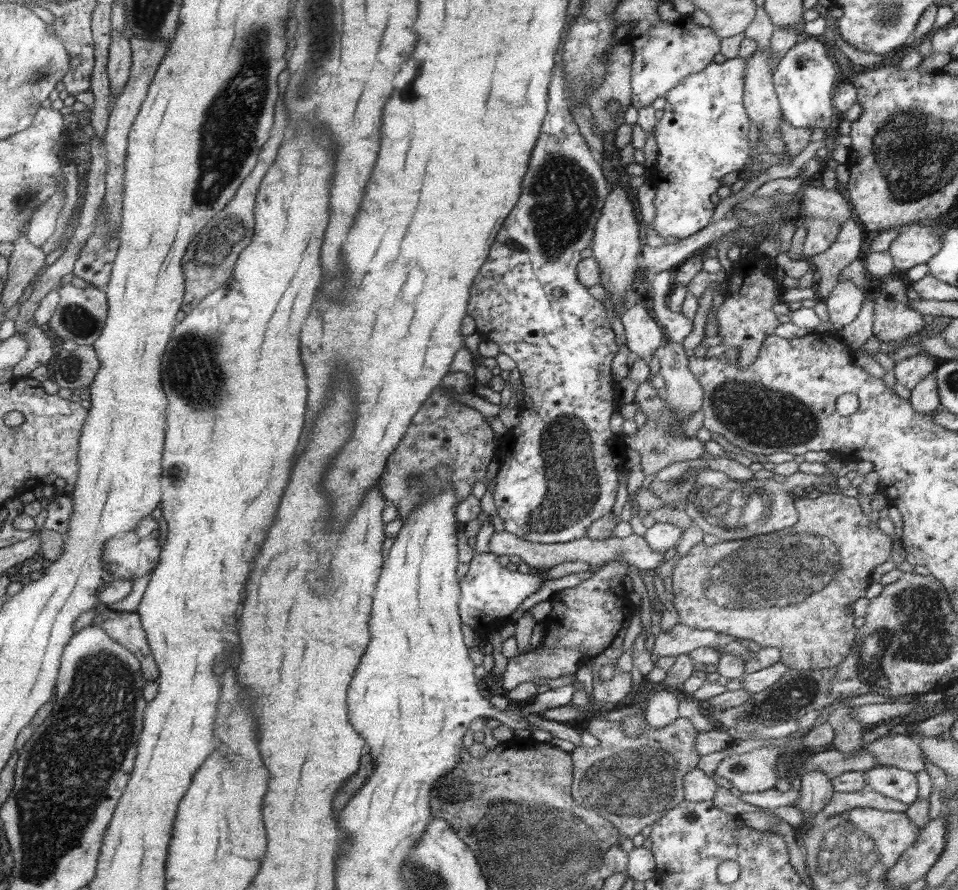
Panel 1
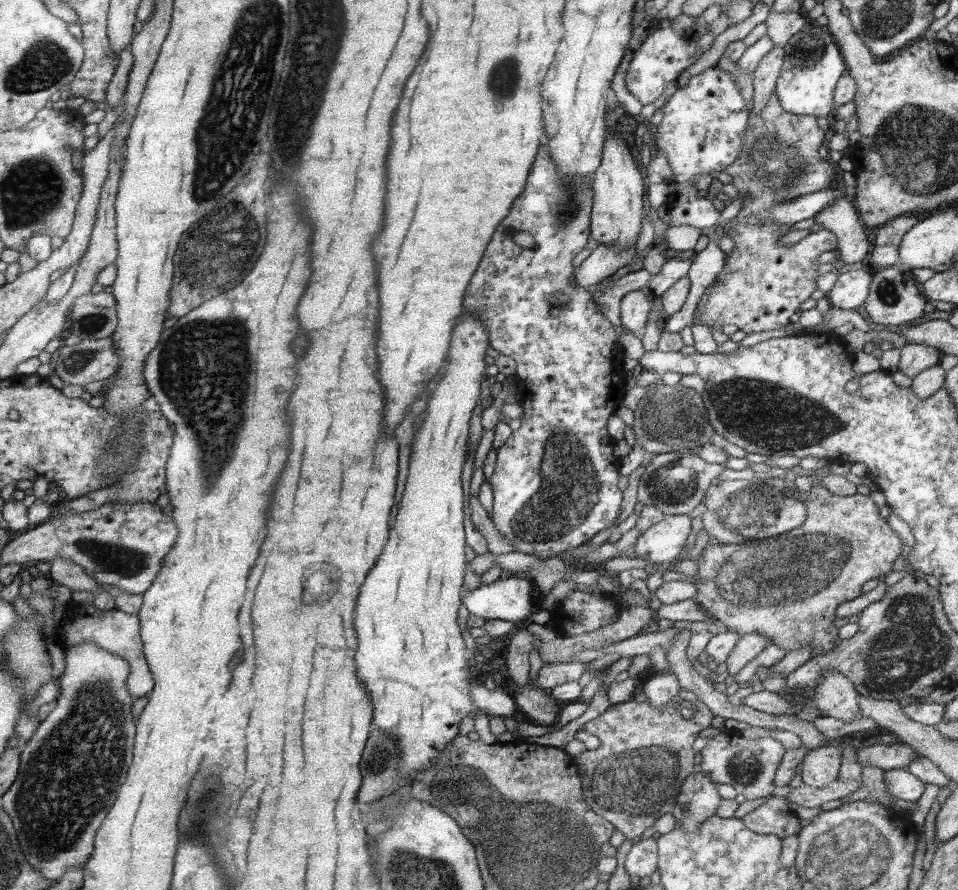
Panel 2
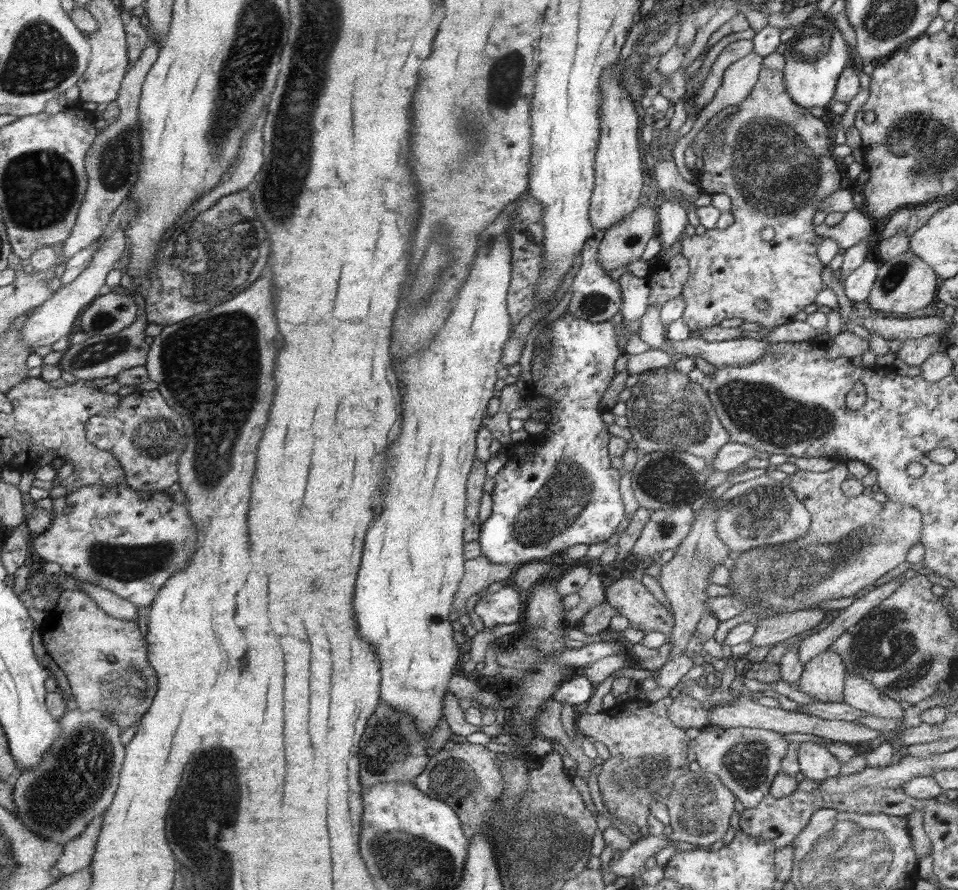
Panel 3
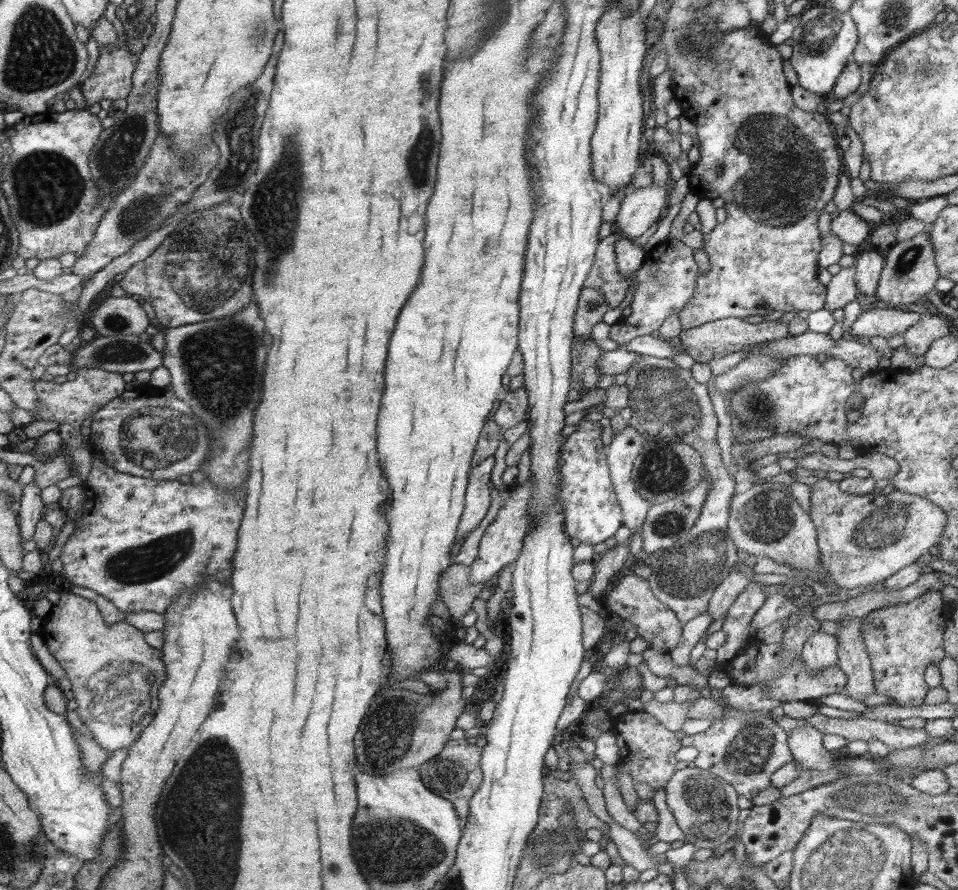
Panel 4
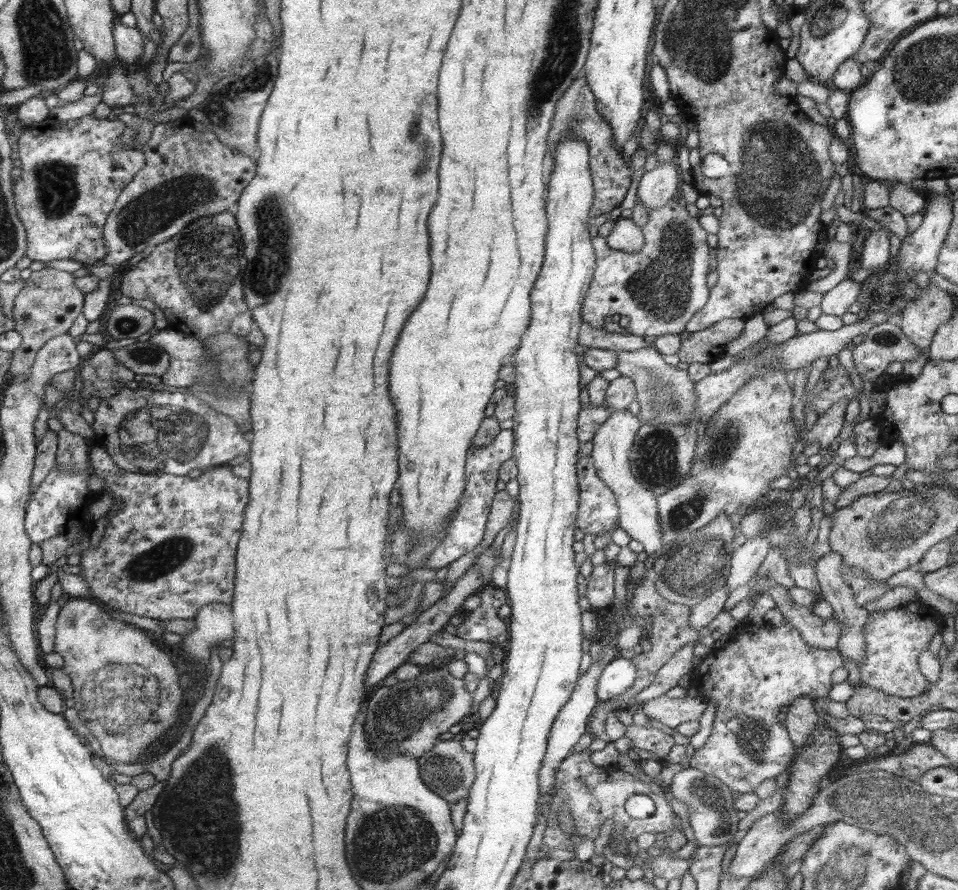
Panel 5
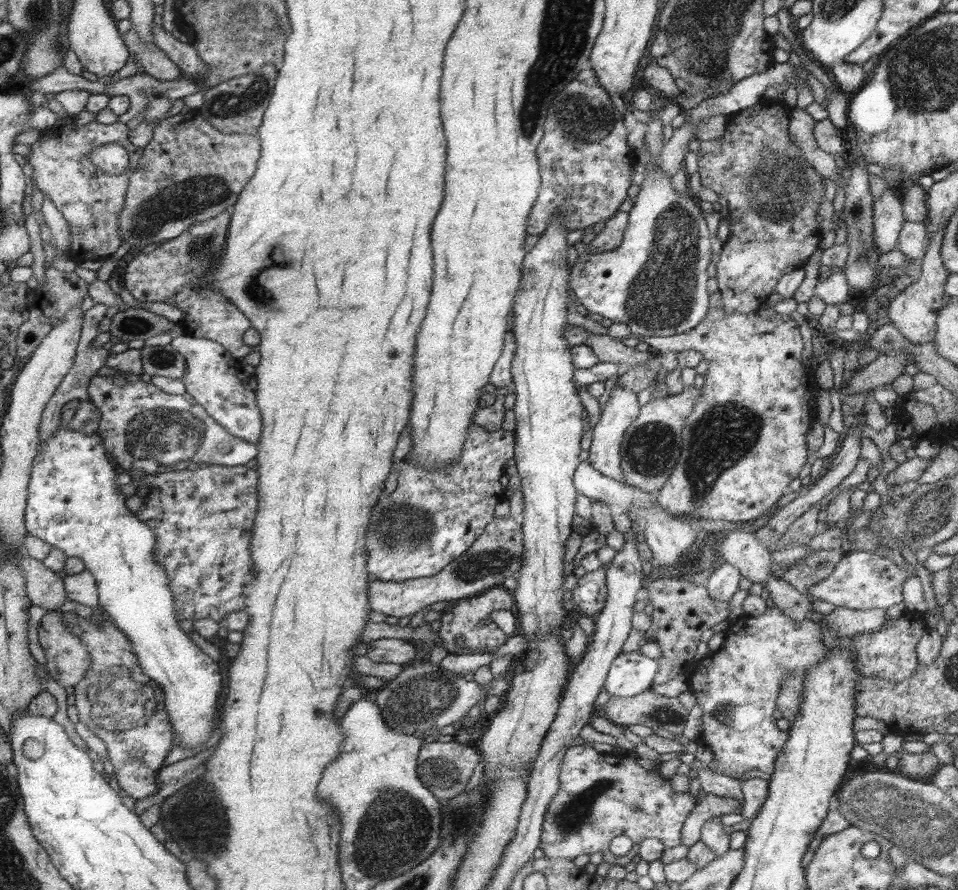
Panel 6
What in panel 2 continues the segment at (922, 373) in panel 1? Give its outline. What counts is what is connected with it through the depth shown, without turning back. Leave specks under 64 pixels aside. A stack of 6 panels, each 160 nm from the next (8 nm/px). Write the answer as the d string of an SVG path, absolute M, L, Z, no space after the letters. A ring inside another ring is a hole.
M906 343L904 348L900 349L899 370L912 379L925 369L940 363L940 352L932 346Z

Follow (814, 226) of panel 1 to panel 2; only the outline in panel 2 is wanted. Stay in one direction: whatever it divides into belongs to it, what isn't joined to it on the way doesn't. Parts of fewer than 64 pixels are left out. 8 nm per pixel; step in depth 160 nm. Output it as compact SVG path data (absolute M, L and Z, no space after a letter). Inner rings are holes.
M775 92L770 95L769 101L760 112L752 110L750 123L743 132L742 156L734 165L723 170L732 176L732 183L739 192L748 194L748 199L738 216L735 216L724 226L724 232L732 238L734 248L730 254L724 253L722 271L718 273L717 280L712 284L712 287L709 287L700 298L694 319L698 317L701 324L717 328L725 324L732 324L747 335L780 330L790 322L790 316L794 312L798 312L800 304L804 300L810 299L810 294L816 288L814 278L818 276L818 272L816 272L818 257L824 252L837 251L838 237L829 230L821 229L816 233L809 233L806 238L798 244L796 243L792 248L782 248L780 247L780 238L792 231L792 226L774 223L770 214L776 205L784 201L829 188L830 182L834 178L834 168L818 156L818 148L825 144L824 140L826 140L826 134L818 128L815 116L790 114L783 109Z

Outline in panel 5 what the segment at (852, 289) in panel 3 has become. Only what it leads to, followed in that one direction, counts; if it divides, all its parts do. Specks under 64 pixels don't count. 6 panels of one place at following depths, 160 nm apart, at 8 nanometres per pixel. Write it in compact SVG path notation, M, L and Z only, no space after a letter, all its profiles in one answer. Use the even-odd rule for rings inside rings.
M882 224L880 226L882 228L874 229L864 242L861 268L880 271L886 263L892 260L890 255L890 231Z

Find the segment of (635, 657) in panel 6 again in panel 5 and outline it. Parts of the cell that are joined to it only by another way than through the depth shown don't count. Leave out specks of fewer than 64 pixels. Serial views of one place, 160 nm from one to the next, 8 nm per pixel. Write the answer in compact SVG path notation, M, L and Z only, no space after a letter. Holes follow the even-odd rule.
M618 656L602 669L596 683L596 697L608 701L624 694L631 687L636 673L637 668L630 659Z

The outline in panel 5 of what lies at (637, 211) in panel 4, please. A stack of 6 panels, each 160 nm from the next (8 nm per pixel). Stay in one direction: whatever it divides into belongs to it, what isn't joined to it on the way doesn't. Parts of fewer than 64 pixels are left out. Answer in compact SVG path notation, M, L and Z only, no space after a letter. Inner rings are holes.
M676 160L658 163L658 167L643 174L637 189L637 197L647 211L660 209L680 195L682 174Z

